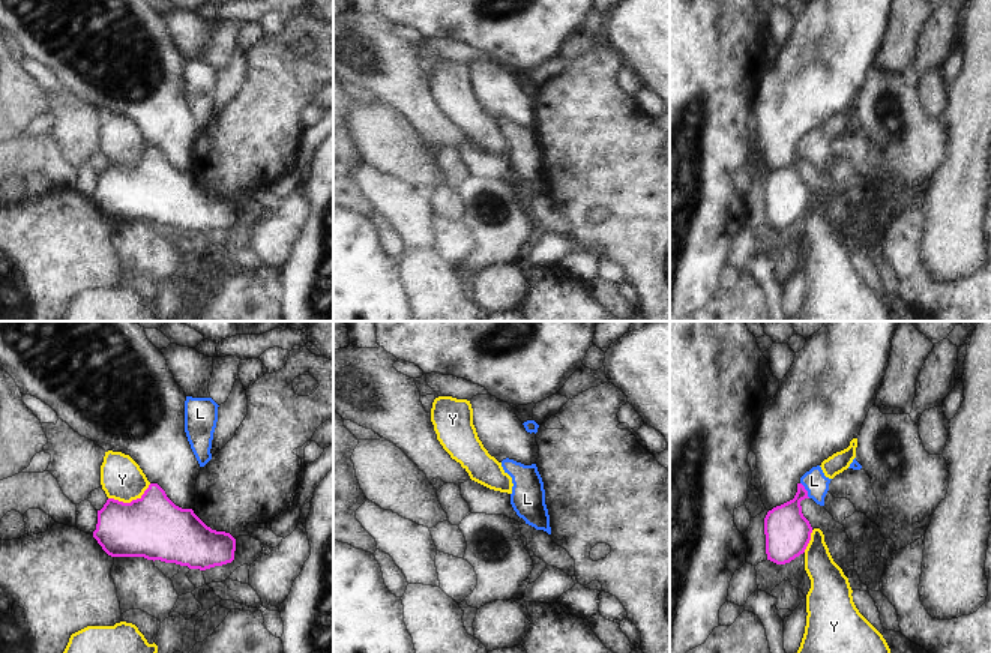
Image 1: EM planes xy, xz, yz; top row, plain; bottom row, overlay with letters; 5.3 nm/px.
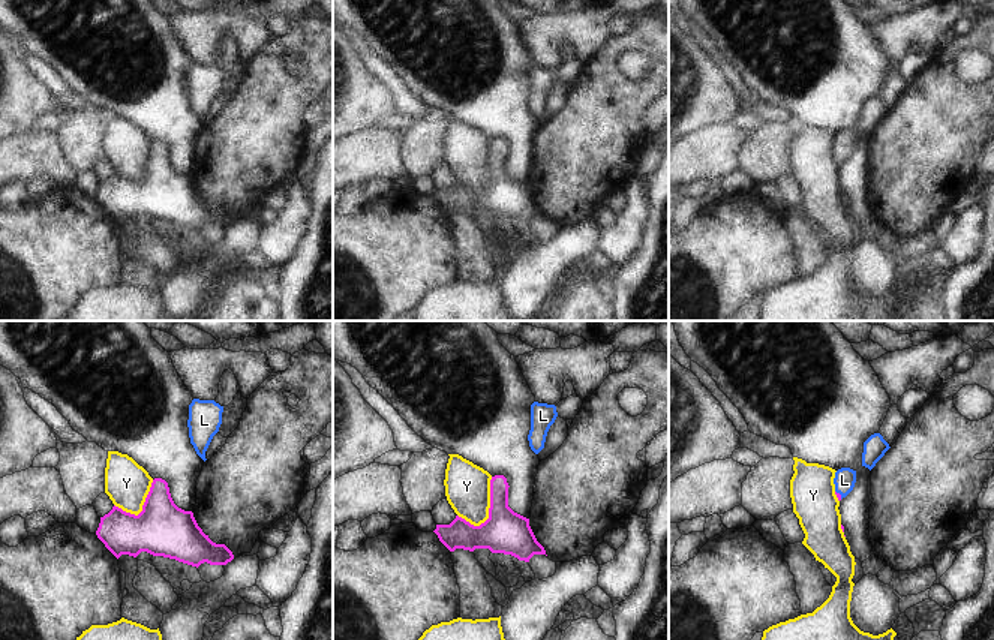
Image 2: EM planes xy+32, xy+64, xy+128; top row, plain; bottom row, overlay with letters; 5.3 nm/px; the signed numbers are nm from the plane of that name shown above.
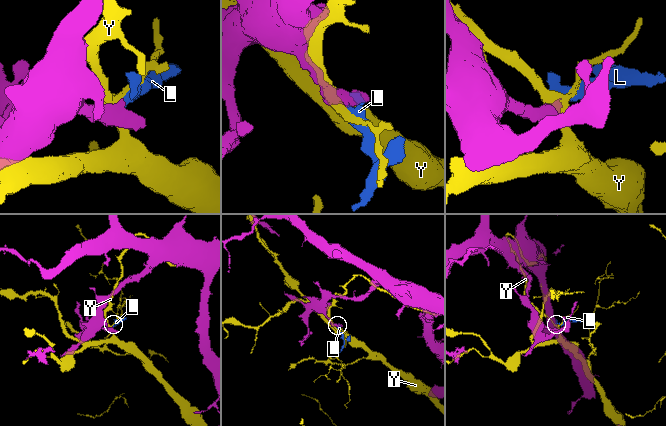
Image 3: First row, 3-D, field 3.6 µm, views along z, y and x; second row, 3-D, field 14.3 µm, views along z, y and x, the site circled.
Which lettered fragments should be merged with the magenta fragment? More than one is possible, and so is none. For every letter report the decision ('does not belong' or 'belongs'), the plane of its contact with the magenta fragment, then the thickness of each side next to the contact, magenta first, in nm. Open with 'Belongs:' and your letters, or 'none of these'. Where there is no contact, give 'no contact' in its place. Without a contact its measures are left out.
Belongs: L
L: belongs | yz | 240/130 nm
Y: does not belong | xy | 340/220 nm

